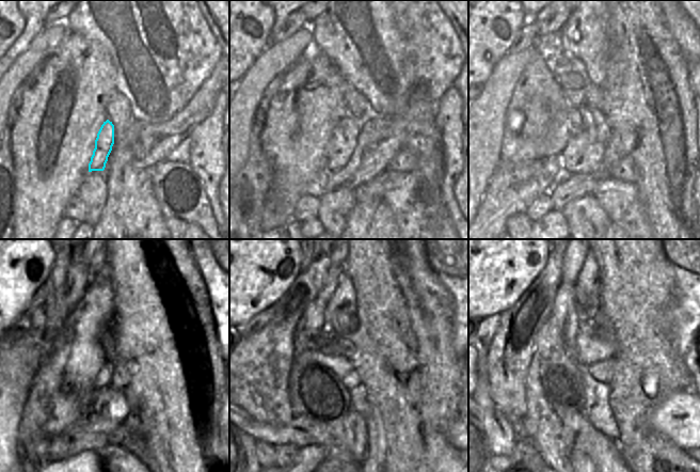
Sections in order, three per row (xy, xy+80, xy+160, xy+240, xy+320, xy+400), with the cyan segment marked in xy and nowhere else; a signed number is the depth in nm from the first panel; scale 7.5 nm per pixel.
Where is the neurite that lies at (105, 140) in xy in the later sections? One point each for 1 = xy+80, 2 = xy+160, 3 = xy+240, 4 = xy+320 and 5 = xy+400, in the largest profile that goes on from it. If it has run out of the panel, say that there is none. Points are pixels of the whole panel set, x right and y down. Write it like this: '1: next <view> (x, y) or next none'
1: next xy+80 (344, 140)
2: next xy+160 (583, 154)
3: next xy+240 (112, 404)
4: next xy+320 (353, 425)
5: next xy+400 (594, 445)

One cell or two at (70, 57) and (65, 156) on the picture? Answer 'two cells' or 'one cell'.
one cell

